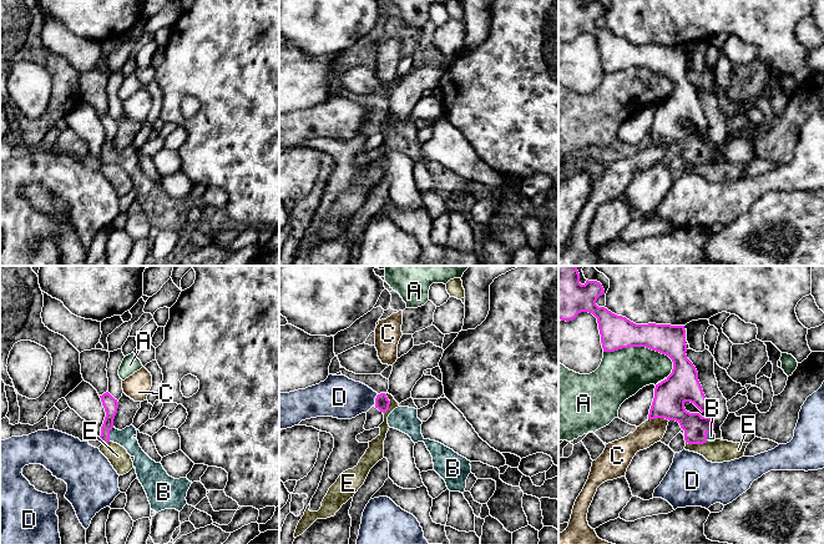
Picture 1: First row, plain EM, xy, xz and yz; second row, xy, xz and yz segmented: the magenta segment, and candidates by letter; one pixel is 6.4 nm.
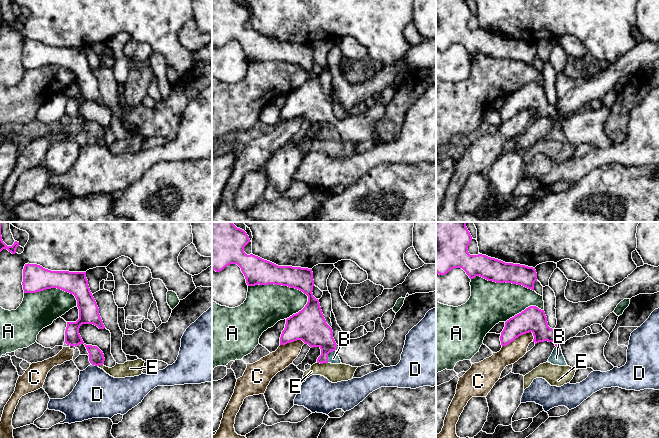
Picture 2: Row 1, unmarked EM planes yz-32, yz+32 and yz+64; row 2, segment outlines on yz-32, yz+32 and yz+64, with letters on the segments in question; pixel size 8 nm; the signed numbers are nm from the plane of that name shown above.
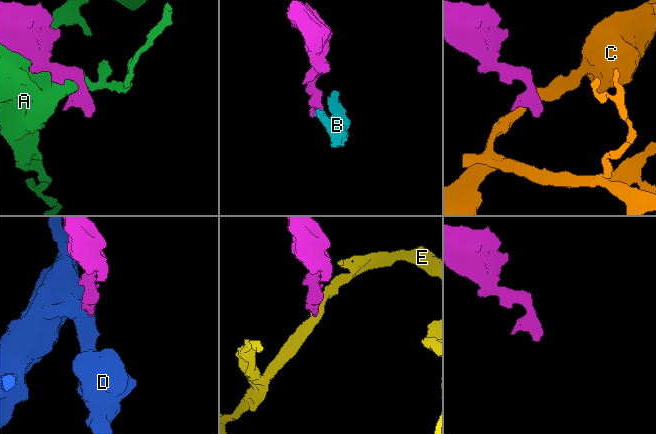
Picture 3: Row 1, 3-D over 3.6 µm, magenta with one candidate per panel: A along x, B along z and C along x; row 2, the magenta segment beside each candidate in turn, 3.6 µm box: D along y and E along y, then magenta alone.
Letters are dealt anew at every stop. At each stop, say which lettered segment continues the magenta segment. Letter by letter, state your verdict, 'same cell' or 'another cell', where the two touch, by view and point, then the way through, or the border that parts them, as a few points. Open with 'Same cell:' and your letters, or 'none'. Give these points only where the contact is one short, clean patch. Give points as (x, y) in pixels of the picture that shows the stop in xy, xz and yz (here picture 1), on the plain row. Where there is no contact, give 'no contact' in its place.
Same cell: B
A: another cell | yz (642, 66)
B: same cell | xy (109, 155) | across xy (110, 125), (109, 155), (124, 159)
C: another cell | yz (658, 137) | along yz (648, 139), (666, 139), (668, 141)
D: another cell | xz (375, 120) | along xz (378, 115), (374, 124)
E: another cell | xz (389, 124) | along xz (384, 114), (389, 121), (389, 127), (383, 134)

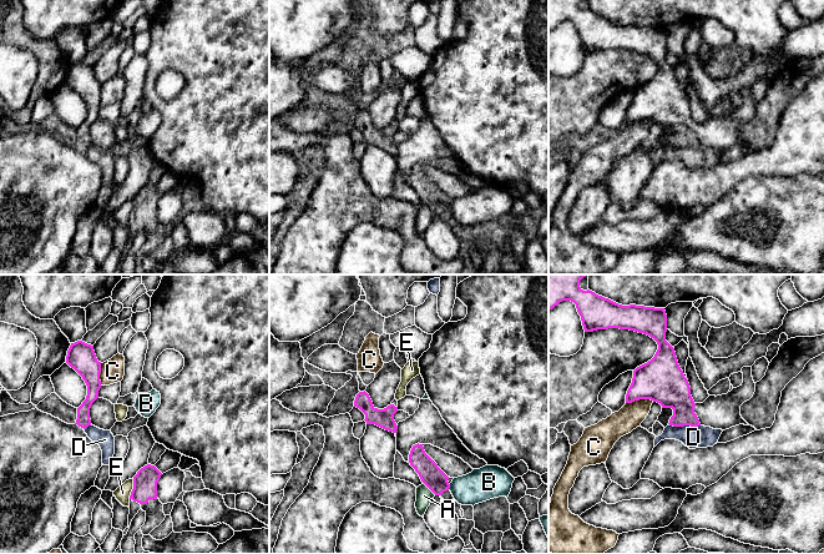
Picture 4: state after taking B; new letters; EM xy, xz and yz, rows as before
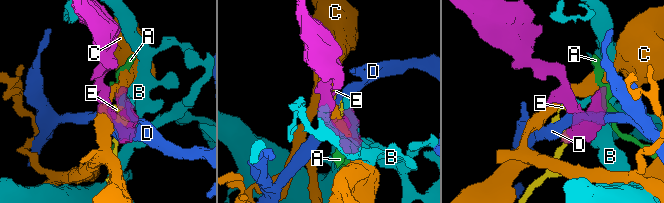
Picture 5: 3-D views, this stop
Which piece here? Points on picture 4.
Same cell: none
A: another cell | xz (429, 208) | along xz (423, 202), (435, 215)
B: another cell | xz (449, 207)
C: another cell | yz (640, 119) | along yz (653, 121), (635, 120), (626, 124)
D: another cell | yz (685, 145) | along yz (668, 144), (673, 146), (699, 146)
E: another cell | xy (134, 208) | along xy (134, 199), (134, 208), (129, 218)

